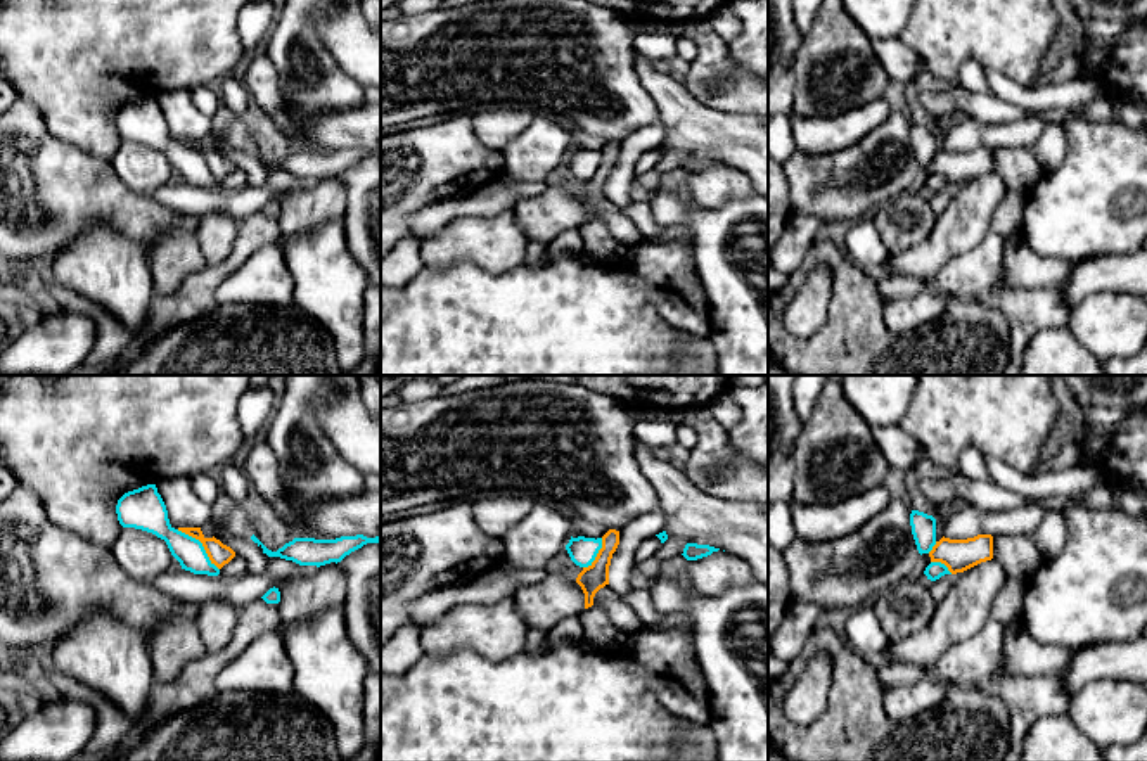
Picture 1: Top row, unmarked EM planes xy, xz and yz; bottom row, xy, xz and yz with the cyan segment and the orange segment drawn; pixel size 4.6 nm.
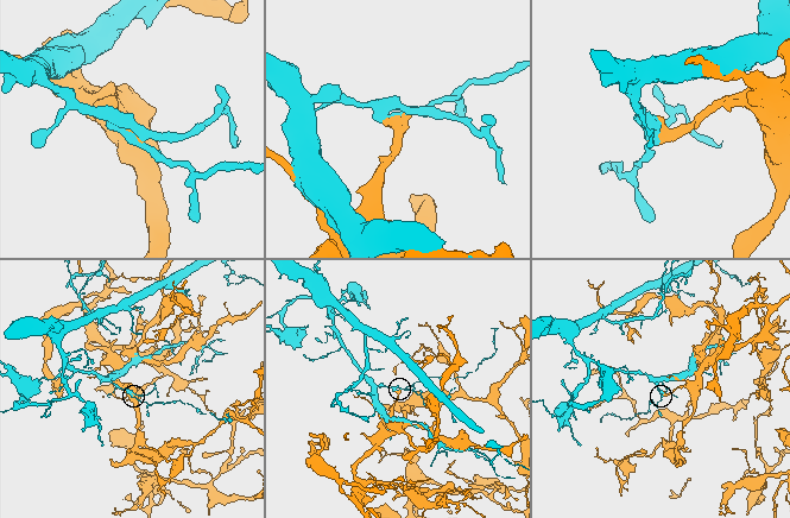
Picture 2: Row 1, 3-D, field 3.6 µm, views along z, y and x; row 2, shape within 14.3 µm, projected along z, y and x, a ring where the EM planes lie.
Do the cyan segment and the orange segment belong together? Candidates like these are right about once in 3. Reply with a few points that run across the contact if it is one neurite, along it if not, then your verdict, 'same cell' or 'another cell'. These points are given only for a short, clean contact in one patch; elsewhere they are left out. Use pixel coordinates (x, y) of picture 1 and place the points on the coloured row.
another cell

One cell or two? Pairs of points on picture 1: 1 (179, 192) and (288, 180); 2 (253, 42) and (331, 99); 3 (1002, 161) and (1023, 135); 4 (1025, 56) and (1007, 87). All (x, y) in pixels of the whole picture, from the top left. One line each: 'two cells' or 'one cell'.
1: one cell
2: two cells
3: two cells
4: two cells

